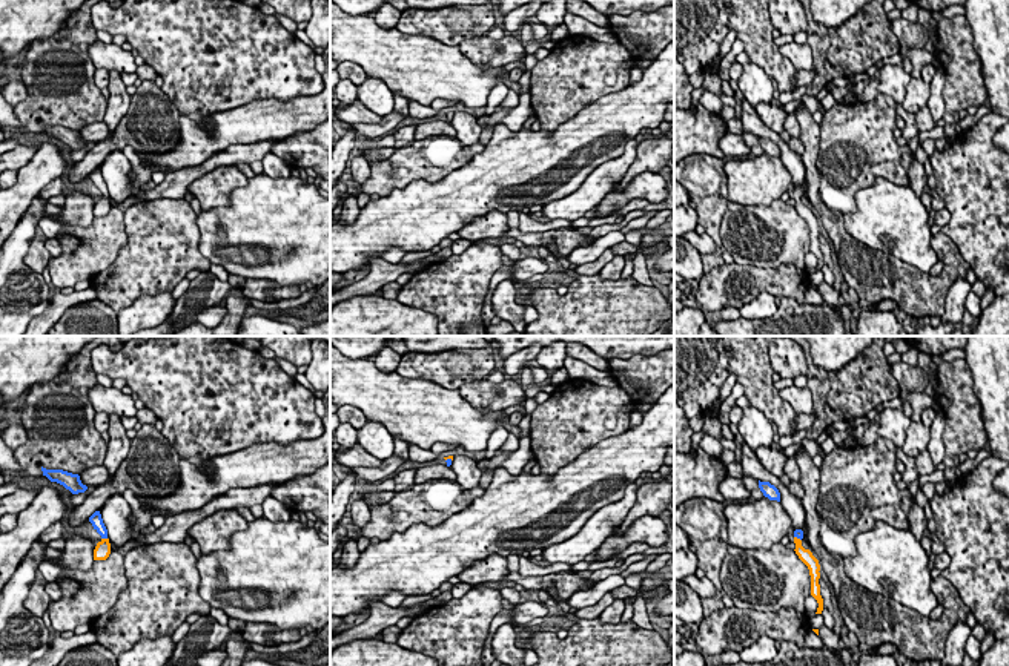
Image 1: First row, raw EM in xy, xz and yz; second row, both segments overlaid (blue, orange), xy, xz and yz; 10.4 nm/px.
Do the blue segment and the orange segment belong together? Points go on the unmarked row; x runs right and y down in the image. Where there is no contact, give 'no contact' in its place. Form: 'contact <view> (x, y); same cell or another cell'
contact xy (105, 194); same cell

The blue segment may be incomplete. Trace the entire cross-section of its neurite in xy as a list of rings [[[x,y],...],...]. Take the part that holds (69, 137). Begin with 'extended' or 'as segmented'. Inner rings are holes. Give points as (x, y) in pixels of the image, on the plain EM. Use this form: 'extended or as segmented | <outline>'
as segmented | [[[43,123],[41,127],[43,132],[46,132],[51,138],[63,141],[72,150],[84,149],[88,146],[88,143],[81,140],[78,130],[72,130],[63,126],[46,126]]]

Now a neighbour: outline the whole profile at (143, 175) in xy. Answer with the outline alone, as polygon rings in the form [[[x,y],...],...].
[[[126,146],[123,149],[123,153],[131,161],[132,170],[135,172],[134,187],[137,187],[140,190],[141,186],[152,181],[152,178],[151,178],[152,172],[151,172],[151,169],[147,169],[141,164],[141,161],[138,158],[138,152],[134,147]]]

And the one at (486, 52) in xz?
[[[482,35],[465,40],[458,46],[481,69],[502,68],[527,55],[522,40],[513,35],[505,35],[499,40]]]

